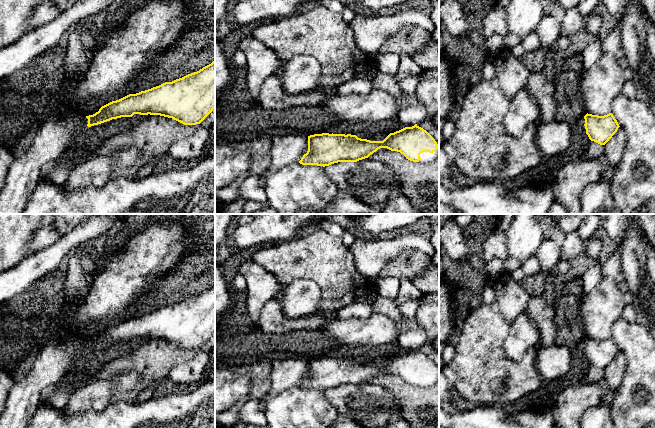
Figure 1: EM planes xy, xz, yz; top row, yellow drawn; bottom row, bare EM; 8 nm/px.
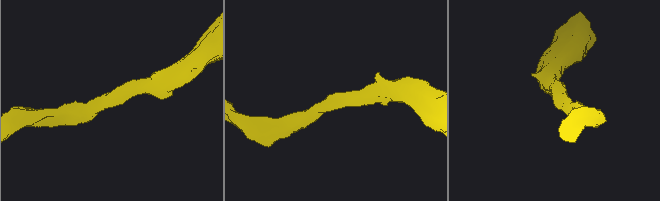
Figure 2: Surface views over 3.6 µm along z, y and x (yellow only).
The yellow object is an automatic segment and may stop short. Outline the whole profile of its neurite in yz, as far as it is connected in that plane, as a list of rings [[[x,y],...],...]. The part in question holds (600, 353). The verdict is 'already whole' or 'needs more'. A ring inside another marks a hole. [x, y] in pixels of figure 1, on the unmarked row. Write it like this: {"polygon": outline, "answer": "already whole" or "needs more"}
{"polygon": [[[612,337],[604,340],[586,338],[585,353],[591,365],[605,369],[620,351]]], "answer": "already whole"}

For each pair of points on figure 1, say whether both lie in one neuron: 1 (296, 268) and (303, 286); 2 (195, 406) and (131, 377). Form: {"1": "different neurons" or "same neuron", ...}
{"1": "different neurons", "2": "different neurons"}

